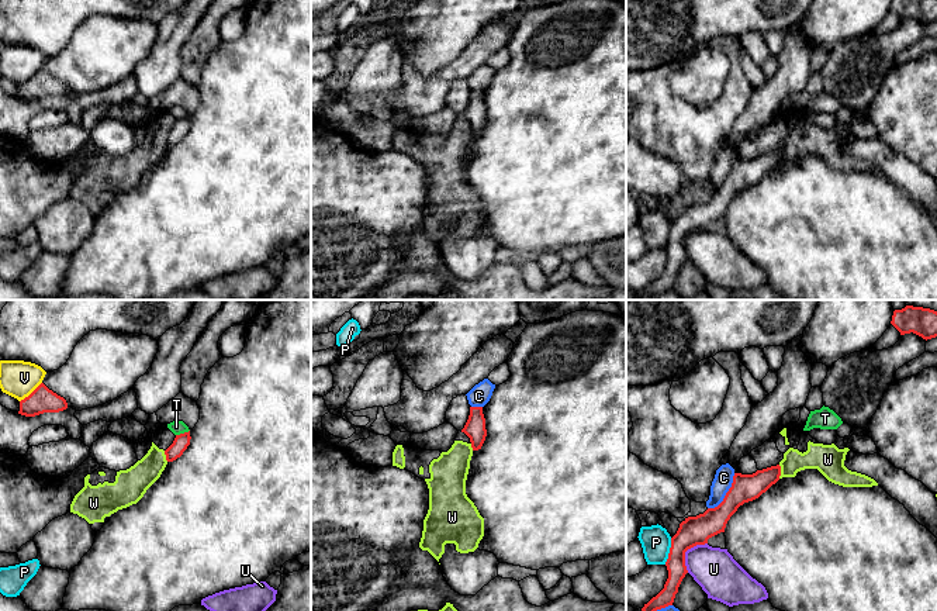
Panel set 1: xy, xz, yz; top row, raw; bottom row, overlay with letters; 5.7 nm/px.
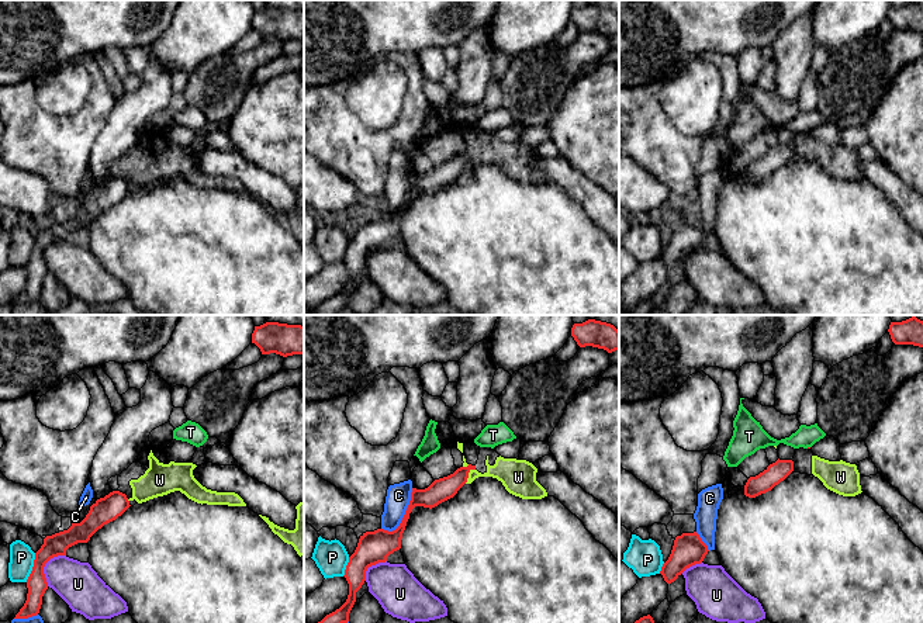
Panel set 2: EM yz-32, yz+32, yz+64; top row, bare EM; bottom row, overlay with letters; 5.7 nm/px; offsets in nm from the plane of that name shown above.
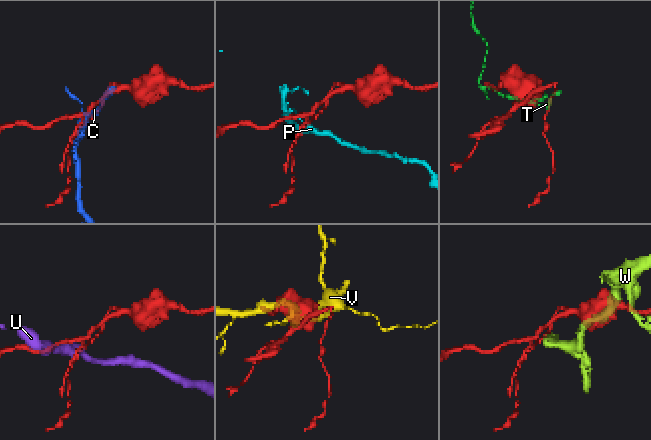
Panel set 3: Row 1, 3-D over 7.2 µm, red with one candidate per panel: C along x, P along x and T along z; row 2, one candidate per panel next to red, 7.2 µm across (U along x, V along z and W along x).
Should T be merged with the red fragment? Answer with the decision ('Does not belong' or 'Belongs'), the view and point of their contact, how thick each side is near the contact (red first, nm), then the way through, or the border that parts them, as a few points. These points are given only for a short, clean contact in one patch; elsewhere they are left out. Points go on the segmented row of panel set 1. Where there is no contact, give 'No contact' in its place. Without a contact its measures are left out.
Does not belong. Touches red at xy (182, 434). Thickness 90 nm (red) against 80 nm. Boundary: xy (189, 430), (176, 435)

